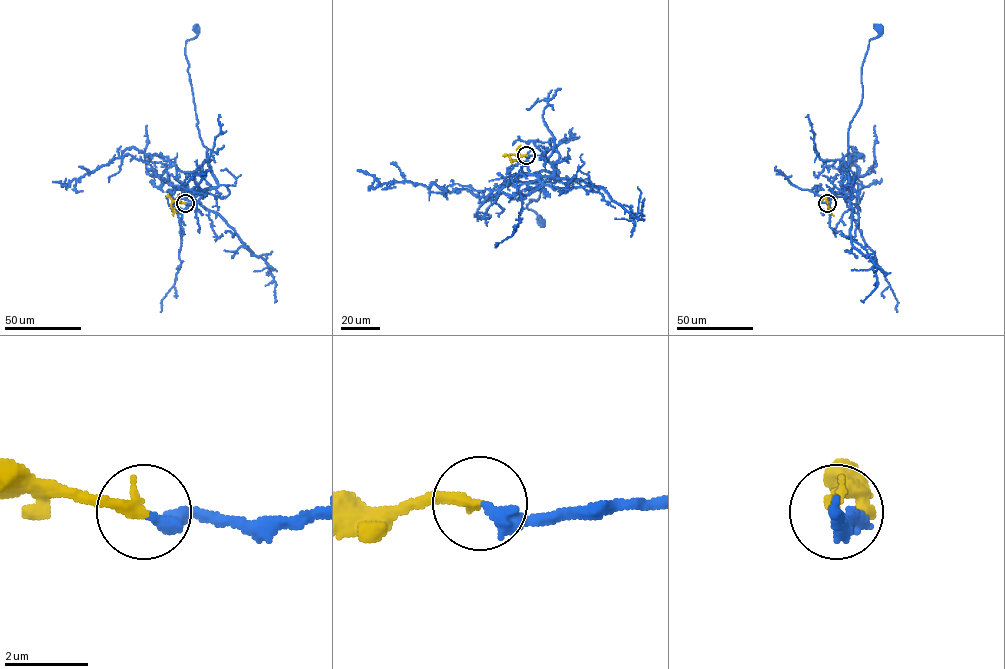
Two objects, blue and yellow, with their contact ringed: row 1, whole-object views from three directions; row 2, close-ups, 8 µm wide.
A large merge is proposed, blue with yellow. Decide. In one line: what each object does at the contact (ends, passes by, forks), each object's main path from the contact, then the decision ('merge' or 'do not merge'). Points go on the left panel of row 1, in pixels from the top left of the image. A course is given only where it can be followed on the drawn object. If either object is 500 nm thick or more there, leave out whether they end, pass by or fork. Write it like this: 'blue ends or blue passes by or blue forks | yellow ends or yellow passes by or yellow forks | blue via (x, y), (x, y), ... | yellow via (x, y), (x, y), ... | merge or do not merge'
blue ends | yellow ends | blue via (185, 203), (196, 203), (207, 190), (217, 186), (197, 124), (185, 54), (185, 42), (197, 34), (197, 29) | yellow via (185, 203), (172, 202), (173, 215) | merge

